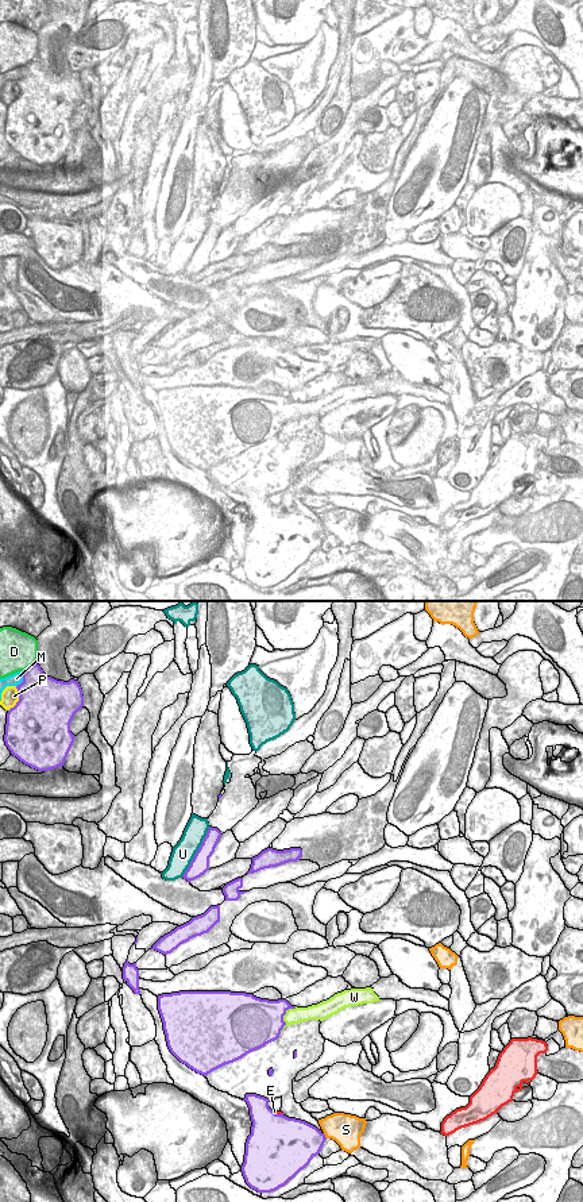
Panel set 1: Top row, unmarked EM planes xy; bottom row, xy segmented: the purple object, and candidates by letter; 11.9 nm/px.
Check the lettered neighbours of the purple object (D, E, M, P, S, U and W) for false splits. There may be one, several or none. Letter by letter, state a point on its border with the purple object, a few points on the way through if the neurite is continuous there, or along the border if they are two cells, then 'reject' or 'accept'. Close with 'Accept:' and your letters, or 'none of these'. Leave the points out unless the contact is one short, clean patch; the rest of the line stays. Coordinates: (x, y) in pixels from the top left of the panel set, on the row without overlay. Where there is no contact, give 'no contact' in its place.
D: meets purple in xy at (29, 62); reject
E: meets purple in xy at (278, 509); reject
M: meets purple in xy at (23, 74); reject
P: meets purple in xy at (19, 93); reject
S: meets purple in xy at (324, 531); reject
U: meets purple in xy at (196, 247); reject
W: meets purple in xy at (282, 412); reject
Accept: none of these

